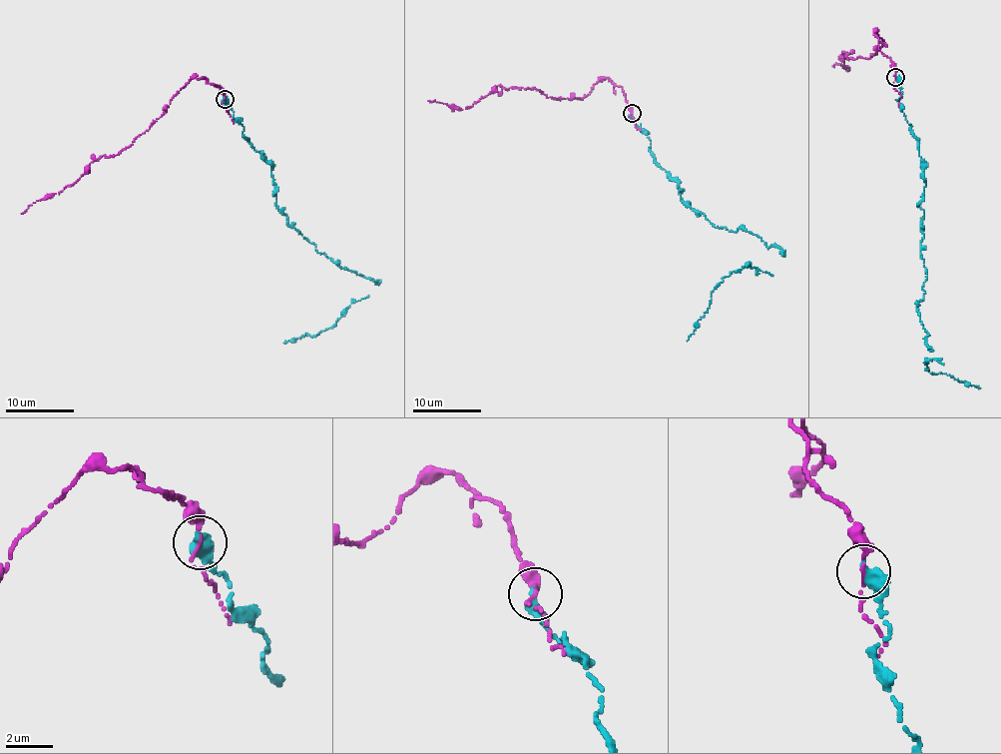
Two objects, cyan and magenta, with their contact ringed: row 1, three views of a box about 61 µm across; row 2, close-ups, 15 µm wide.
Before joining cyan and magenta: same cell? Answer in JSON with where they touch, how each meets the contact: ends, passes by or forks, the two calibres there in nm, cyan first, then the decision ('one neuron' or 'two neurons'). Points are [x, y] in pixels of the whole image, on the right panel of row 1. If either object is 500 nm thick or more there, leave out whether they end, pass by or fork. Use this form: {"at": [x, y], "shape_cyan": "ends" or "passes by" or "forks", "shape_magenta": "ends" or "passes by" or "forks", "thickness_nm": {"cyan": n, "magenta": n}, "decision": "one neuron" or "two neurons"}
{"at": [895, 77], "shape_cyan": "ends", "shape_magenta": "ends", "thickness_nm": {"cyan": 460, "magenta": 220}, "decision": "one neuron"}

